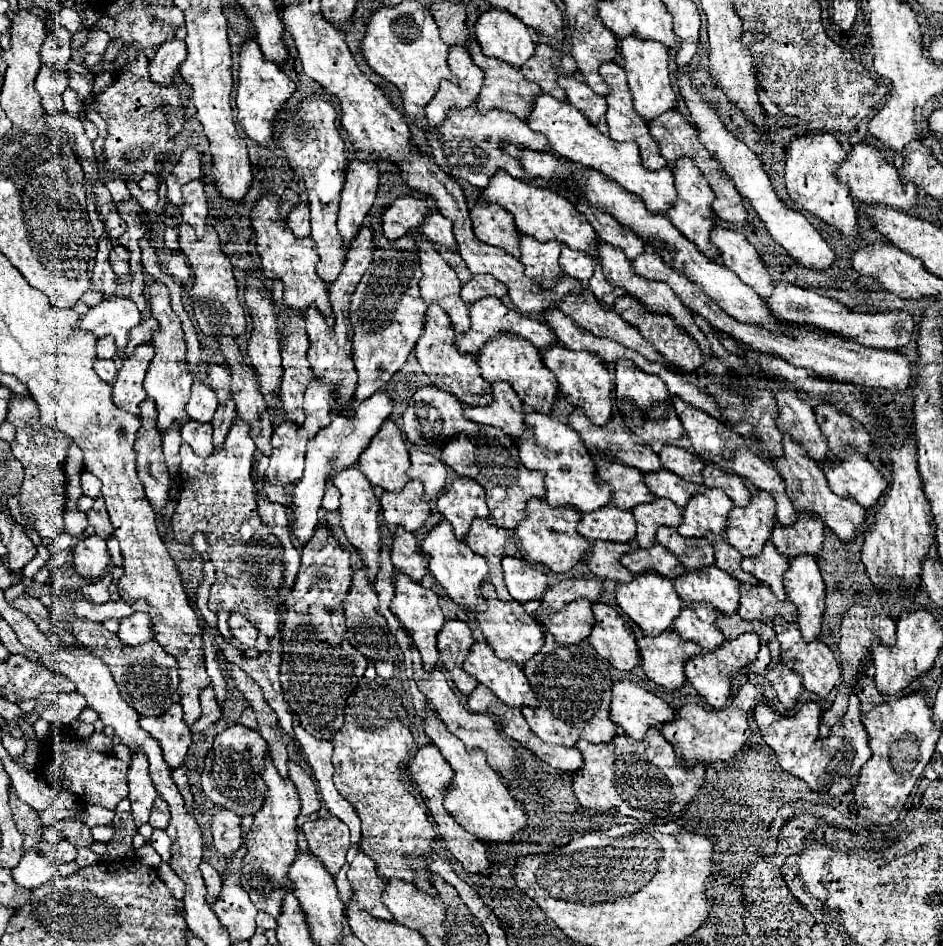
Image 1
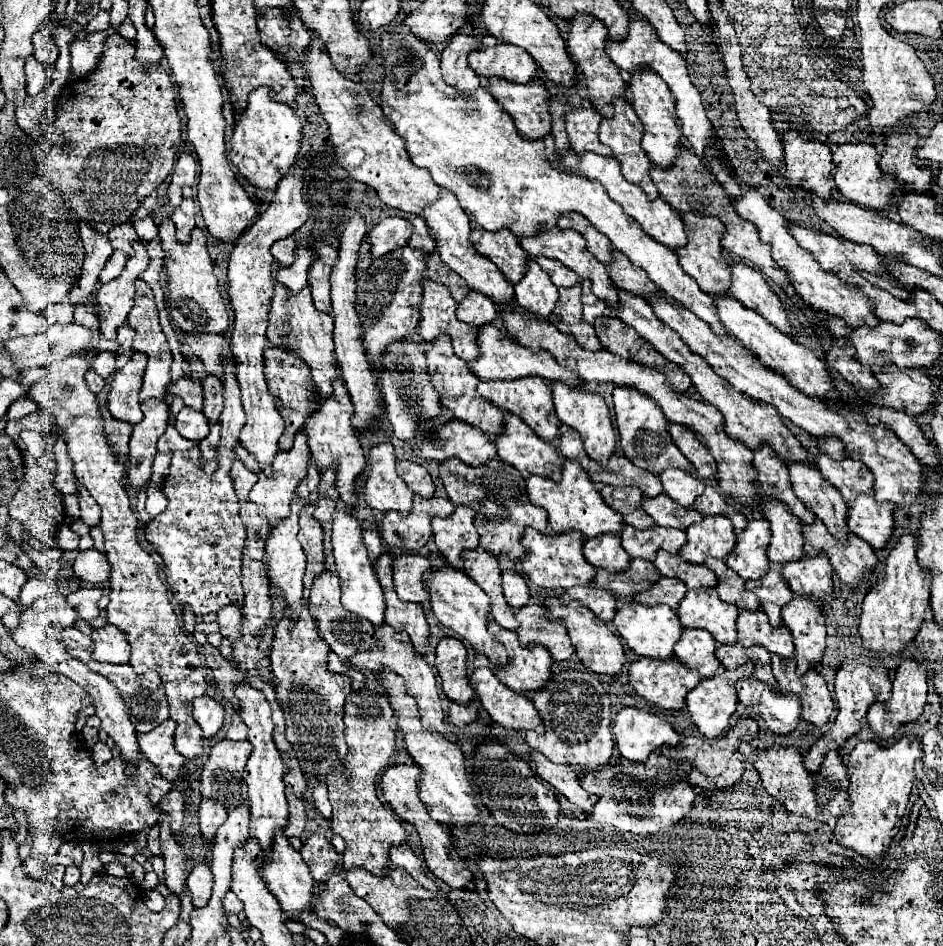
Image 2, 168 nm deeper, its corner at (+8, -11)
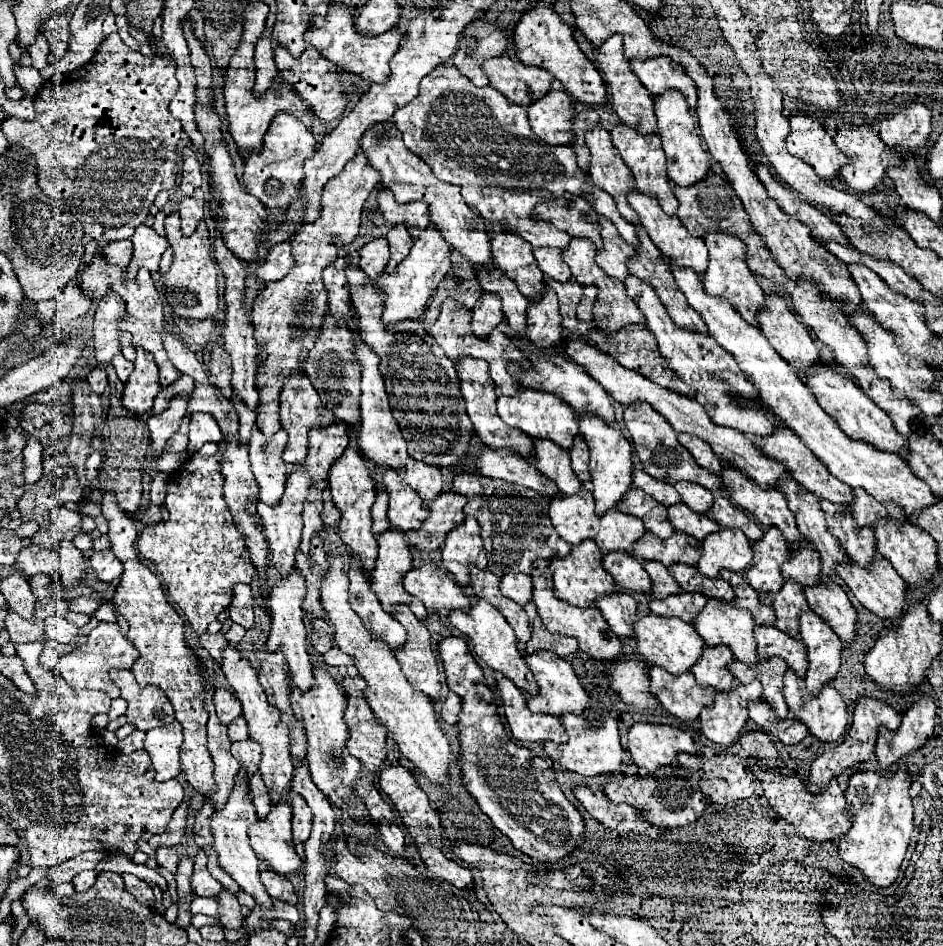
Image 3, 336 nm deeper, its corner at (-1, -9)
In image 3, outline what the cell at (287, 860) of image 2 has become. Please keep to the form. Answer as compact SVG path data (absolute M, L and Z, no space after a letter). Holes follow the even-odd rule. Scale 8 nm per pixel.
M283 799L277 807L271 807L265 819L259 819L253 827L249 827L249 839L257 857L265 859L267 865L279 875L289 875L301 865L291 841L289 801Z

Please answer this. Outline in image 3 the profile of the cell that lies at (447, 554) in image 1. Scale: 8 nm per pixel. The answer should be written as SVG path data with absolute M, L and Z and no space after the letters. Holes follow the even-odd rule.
M475 601L471 605L471 609L467 613L463 611L451 611L449 613L449 621L455 629L459 629L461 633L467 635L467 639L471 641L471 647L475 651L475 655L487 663L493 671L503 673L507 679L511 679L521 691L535 695L537 693L537 683L533 679L533 673L529 671L529 665L525 663L525 655L517 649L517 639L513 635L513 629L509 627L509 623L505 623L505 617L491 605L485 601Z

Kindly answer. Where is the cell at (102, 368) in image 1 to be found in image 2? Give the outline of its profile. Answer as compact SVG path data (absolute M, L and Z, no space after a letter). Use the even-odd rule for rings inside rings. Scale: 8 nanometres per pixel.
M88 371L88 373L86 373L86 383L88 383L90 391L96 393L96 395L104 389L104 379L102 379L98 373L94 373L94 371Z

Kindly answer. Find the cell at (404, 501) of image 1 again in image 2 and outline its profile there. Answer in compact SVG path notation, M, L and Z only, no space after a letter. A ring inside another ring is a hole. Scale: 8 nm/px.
M414 495L414 507L408 515L396 511L384 513L384 519L380 523L380 533L386 543L416 553L420 551L420 547L426 545L428 537L432 535L430 529L432 517L436 515L446 517L452 511L454 505L448 499L438 499L438 497L424 499L420 495Z

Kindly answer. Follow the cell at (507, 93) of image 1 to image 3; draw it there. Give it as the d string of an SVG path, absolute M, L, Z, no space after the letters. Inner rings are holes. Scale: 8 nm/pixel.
M549 91L543 99L527 107L529 123L537 137L549 145L573 143L573 119L577 115L575 101L565 91Z

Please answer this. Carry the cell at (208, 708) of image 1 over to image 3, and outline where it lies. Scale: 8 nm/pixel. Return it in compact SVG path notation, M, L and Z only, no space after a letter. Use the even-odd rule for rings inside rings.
M215 689L213 703L215 703L215 709L217 709L219 719L225 725L229 725L235 717L241 715L241 703L239 703L239 699L233 693L225 691L225 689Z

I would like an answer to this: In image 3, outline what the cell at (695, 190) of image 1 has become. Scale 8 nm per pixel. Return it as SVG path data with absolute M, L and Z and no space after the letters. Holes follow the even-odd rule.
M719 231L719 233L709 233L705 237L705 245L709 249L709 267L703 279L705 293L713 297L715 295L725 297L745 321L749 321L751 325L757 325L757 307L765 303L765 293L745 263L745 243L733 235Z

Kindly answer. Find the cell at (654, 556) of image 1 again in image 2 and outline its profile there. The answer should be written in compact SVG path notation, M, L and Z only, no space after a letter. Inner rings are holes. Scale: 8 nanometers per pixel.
M660 577L658 581L654 581L650 585L650 589L636 593L636 601L644 603L644 605L658 605L658 603L666 603L672 609L676 609L676 605L680 603L680 599L686 595L686 585L682 581L670 579L670 577Z

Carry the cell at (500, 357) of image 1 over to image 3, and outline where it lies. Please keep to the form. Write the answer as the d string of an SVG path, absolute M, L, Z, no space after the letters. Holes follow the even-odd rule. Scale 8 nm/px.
M521 389L513 397L501 395L497 399L497 411L507 425L521 429L533 439L551 439L553 443L557 443L561 449L567 449L567 451L571 449L573 439L579 435L579 423L577 423L575 411L567 403L557 399L557 395L551 395L551 393Z

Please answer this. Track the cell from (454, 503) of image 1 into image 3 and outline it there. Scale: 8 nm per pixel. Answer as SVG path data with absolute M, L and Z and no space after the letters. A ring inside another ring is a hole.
M467 517L463 525L453 529L443 545L443 565L455 577L459 587L469 585L469 567L487 567L487 555L479 535L479 525L473 517Z

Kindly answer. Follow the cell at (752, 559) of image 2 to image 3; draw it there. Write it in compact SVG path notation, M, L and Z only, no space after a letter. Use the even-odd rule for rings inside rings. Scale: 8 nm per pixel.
M771 527L761 541L753 543L753 561L745 569L743 579L759 593L777 593L785 583L781 577L785 559L789 559L787 541L777 527Z

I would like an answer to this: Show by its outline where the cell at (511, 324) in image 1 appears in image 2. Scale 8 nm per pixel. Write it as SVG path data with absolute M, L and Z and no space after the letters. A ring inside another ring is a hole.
M488 323L478 329L478 349L480 355L474 361L470 361L468 367L480 379L516 379L526 375L538 375L548 381L564 381L568 385L580 385L580 377L560 367L558 361L548 351L530 351L528 347L522 347L516 339L506 337L494 323Z

